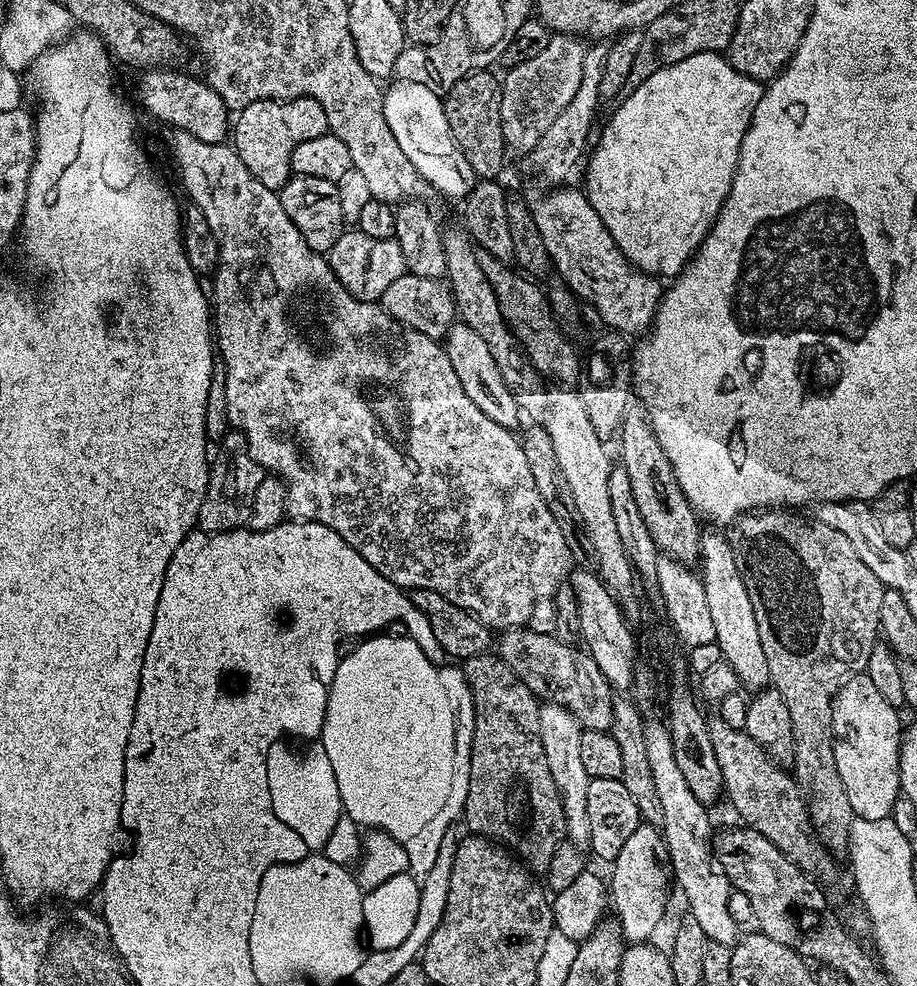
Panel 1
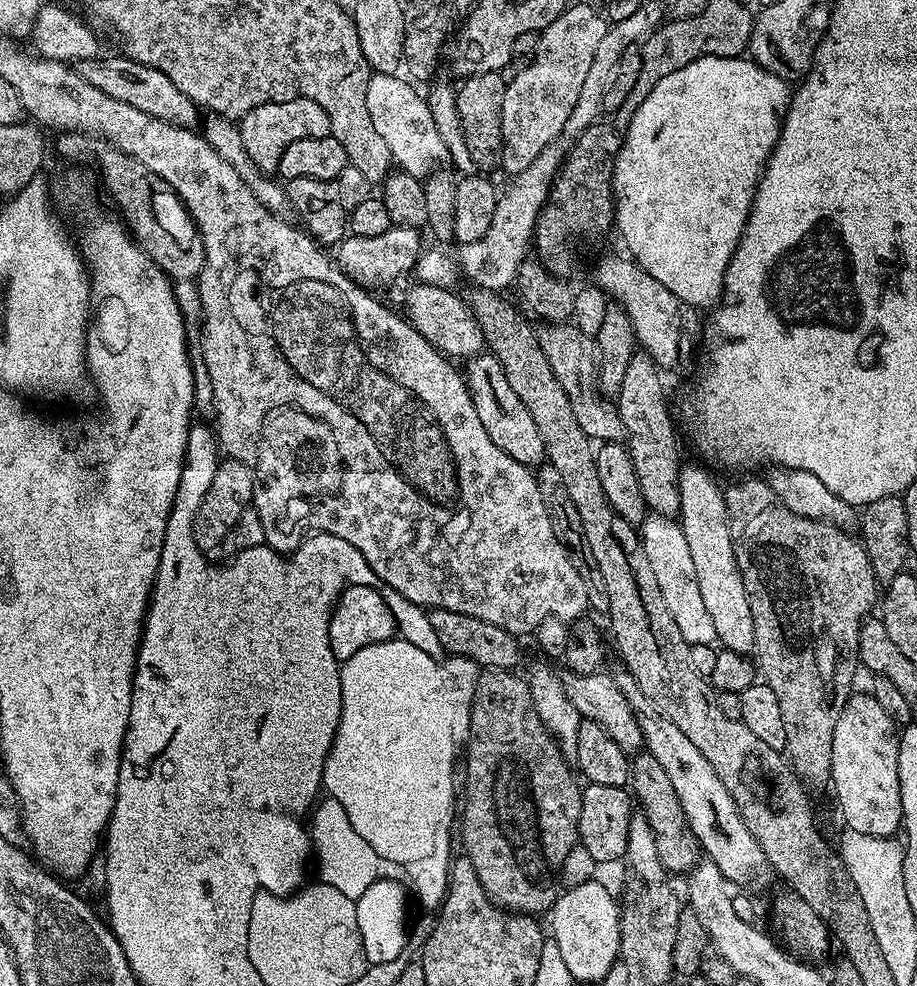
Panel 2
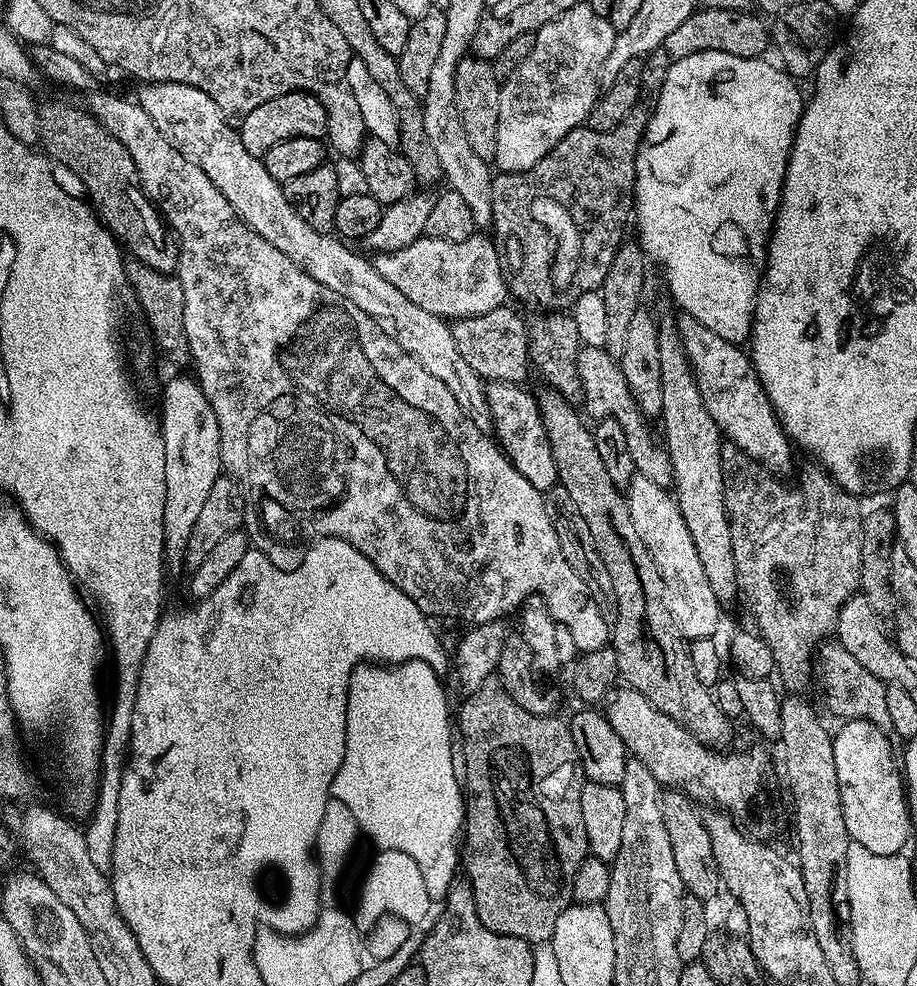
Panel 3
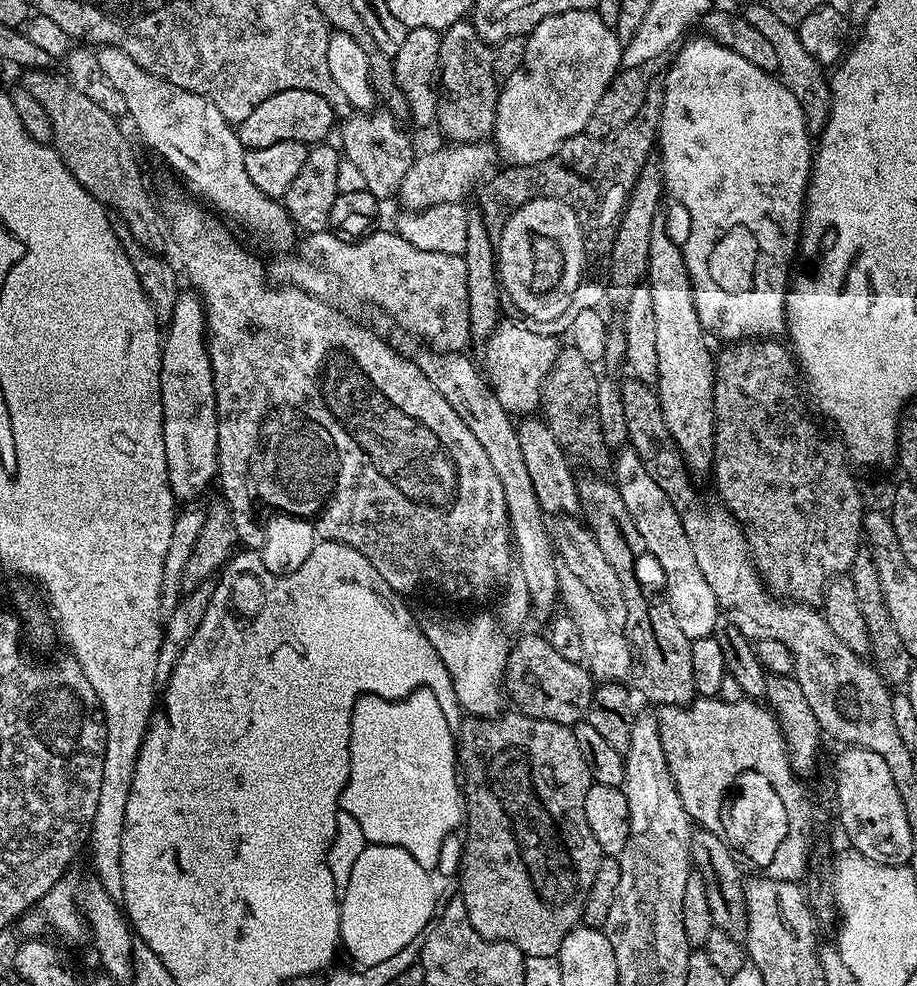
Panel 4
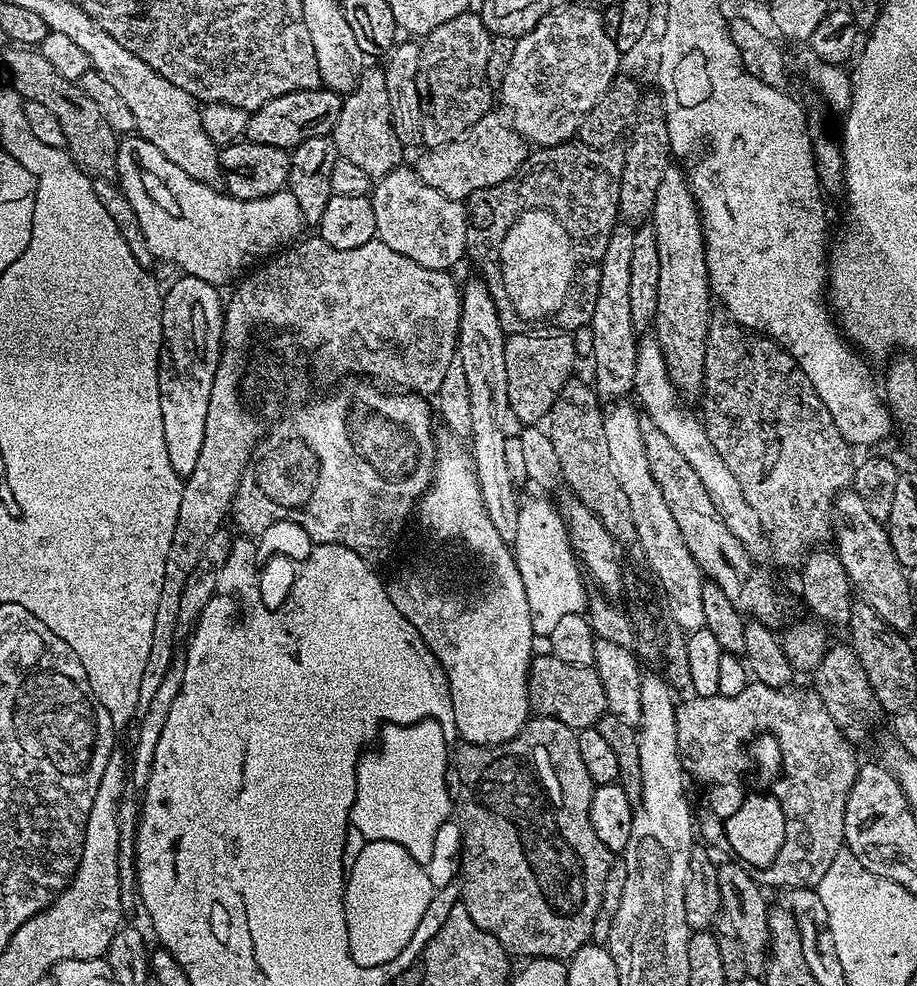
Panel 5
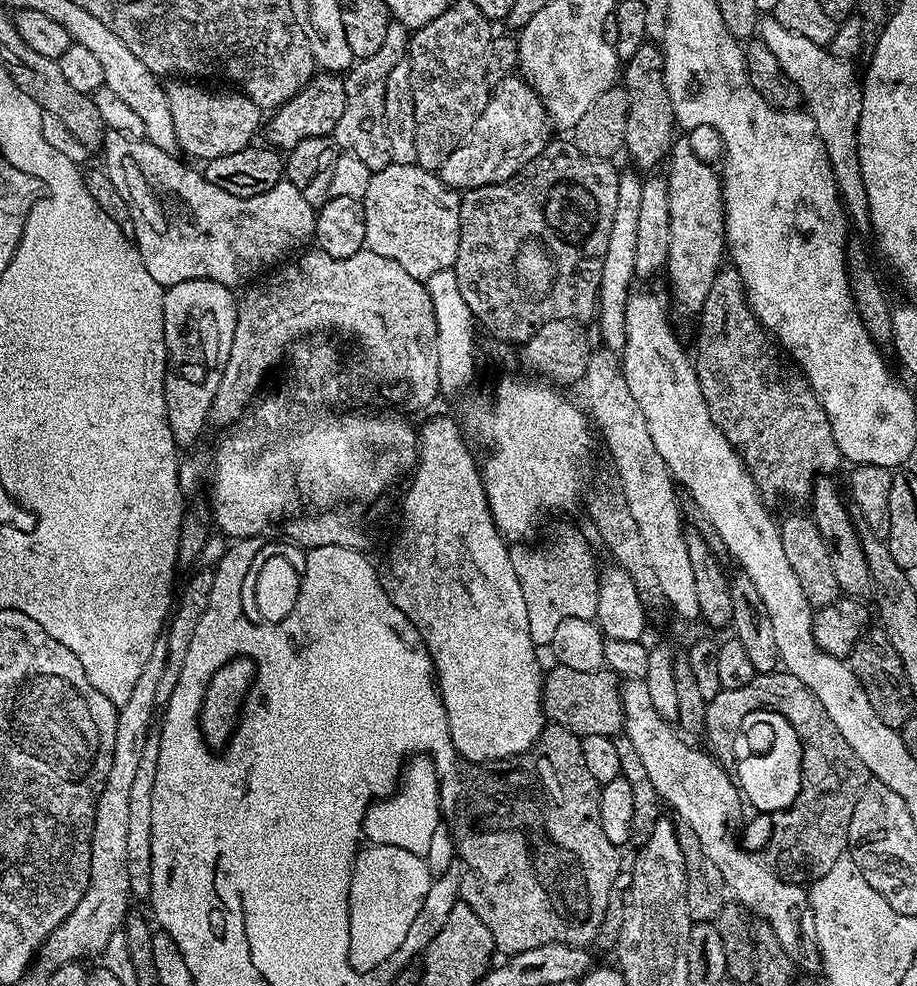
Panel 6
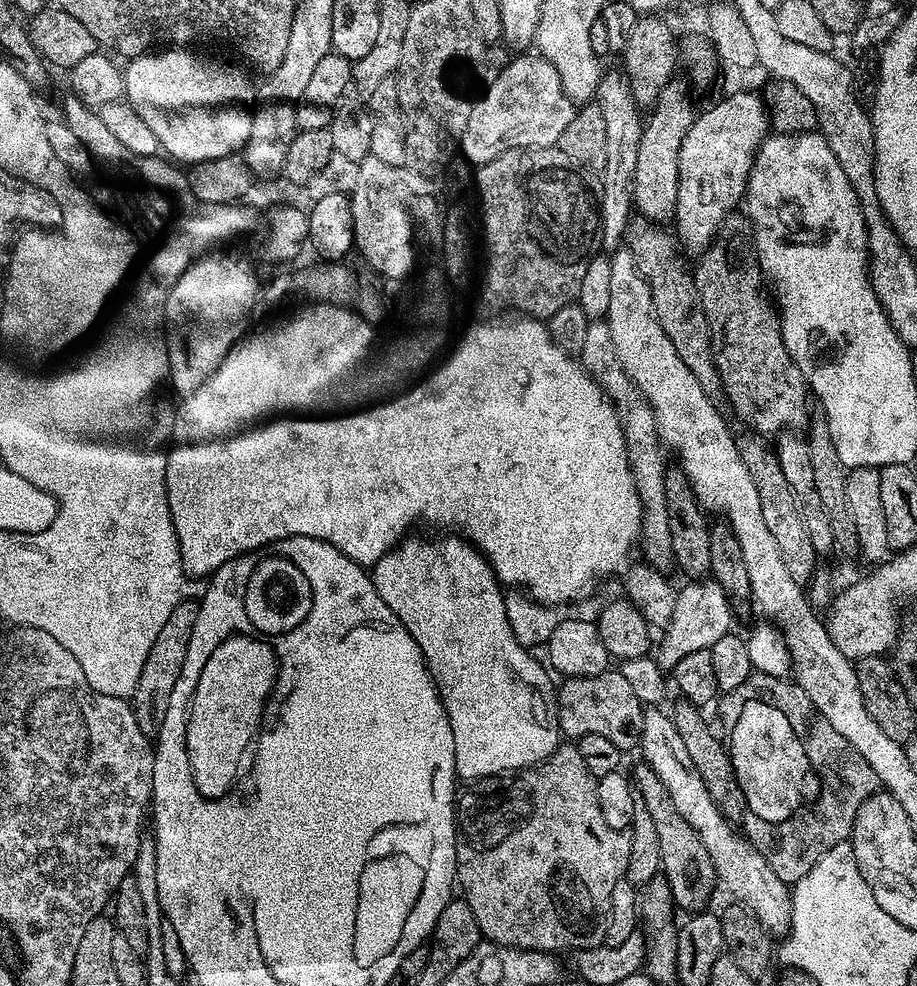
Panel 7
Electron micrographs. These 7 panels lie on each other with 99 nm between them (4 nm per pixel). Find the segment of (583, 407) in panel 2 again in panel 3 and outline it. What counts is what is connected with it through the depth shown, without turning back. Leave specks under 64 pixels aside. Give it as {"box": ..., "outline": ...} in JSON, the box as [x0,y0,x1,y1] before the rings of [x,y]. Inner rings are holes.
{"box":[576,347,672,484],"outline":[[[581,347],[576,359],[576,369],[580,379],[580,396],[584,400],[583,411],[593,421],[614,418],[626,437],[626,446],[630,450],[630,458],[634,458],[634,466],[637,473],[649,476],[654,482],[664,484],[672,479],[672,463],[670,454],[664,447],[661,437],[652,433],[649,417],[640,412],[638,402],[634,402],[634,394],[630,386],[626,386],[626,378],[620,369],[619,359],[611,356],[605,347],[589,348]]]}

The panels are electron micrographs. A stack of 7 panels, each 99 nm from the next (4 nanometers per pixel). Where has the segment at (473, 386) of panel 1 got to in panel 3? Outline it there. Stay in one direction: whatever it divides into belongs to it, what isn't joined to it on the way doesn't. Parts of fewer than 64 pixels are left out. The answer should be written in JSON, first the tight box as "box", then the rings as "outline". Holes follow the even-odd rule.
{"box":[485,380,558,492],"outline":[[[505,380],[491,381],[485,387],[486,402],[492,415],[491,431],[494,439],[512,465],[539,492],[547,492],[557,487],[558,466],[554,464],[554,450],[550,438],[546,438],[546,426],[542,422],[540,404],[535,395],[524,389],[519,383],[508,383]]]}

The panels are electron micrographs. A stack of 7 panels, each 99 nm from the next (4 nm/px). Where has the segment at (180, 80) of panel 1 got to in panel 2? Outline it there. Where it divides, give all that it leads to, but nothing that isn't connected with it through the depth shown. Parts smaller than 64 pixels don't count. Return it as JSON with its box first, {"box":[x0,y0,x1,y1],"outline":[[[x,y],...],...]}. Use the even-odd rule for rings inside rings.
{"box":[75,54,198,128],"outline":[[[119,54],[106,56],[99,55],[93,60],[75,61],[75,70],[78,74],[82,74],[86,82],[90,82],[90,86],[98,86],[98,90],[110,94],[110,98],[118,98],[118,102],[134,106],[134,110],[142,110],[154,118],[164,120],[167,124],[176,124],[180,128],[192,128],[195,125],[198,105],[186,94],[182,94],[182,90],[178,90],[178,86],[174,86],[174,82],[170,82],[166,74],[154,70],[149,64],[134,62]]]}

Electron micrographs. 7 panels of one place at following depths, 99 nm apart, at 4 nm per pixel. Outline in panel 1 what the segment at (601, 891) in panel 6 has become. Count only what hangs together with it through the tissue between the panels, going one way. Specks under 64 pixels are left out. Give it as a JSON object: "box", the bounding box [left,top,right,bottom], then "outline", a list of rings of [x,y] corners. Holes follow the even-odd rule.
{"box":[462,655,567,873],"outline":[[[499,655],[471,656],[463,661],[462,671],[472,691],[476,717],[470,754],[470,786],[466,790],[466,802],[462,813],[463,823],[468,823],[469,833],[486,836],[511,850],[533,873],[547,873],[554,850],[567,837],[566,814],[562,810],[562,798],[554,778],[550,778],[550,766],[546,766],[546,750],[542,750],[542,738],[538,730],[538,714],[541,701],[502,662]]]}

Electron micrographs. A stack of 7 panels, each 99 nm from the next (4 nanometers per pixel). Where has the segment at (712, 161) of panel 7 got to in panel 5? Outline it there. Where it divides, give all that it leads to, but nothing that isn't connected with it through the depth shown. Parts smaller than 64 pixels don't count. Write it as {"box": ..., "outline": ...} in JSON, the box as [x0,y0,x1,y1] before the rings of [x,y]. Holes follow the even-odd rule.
{"box":[650,166,713,397],"outline":[[[671,166],[659,183],[657,200],[653,204],[650,226],[658,242],[658,310],[654,325],[654,338],[659,342],[664,361],[670,374],[670,382],[681,397],[699,397],[704,391],[704,363],[706,362],[706,334],[713,319],[712,287],[708,285],[706,254],[704,253],[704,227],[700,225],[700,208],[692,196],[685,169]]]}

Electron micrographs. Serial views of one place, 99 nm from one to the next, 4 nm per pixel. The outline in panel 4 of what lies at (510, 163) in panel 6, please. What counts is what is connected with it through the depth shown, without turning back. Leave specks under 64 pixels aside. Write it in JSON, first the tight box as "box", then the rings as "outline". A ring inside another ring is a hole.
{"box":[398,142,498,210],"outline":[[[492,142],[452,144],[447,147],[430,150],[422,155],[419,153],[413,159],[406,178],[402,178],[398,193],[398,200],[405,204],[405,209],[419,210],[435,204],[461,203],[465,199],[463,196],[493,171],[492,163],[498,160],[498,149]]]}

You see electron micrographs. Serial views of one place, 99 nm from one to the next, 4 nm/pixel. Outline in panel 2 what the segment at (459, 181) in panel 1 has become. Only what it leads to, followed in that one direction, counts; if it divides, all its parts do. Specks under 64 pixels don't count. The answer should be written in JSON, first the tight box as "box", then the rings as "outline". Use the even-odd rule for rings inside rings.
{"box":[366,72,449,179],"outline":[[[391,72],[369,75],[366,86],[366,110],[370,110],[370,122],[374,122],[374,130],[378,130],[378,135],[386,141],[386,146],[390,146],[395,167],[423,179],[449,159],[446,143],[438,134],[427,99],[421,94],[419,96],[407,79],[404,81],[399,80],[400,78]]]}

